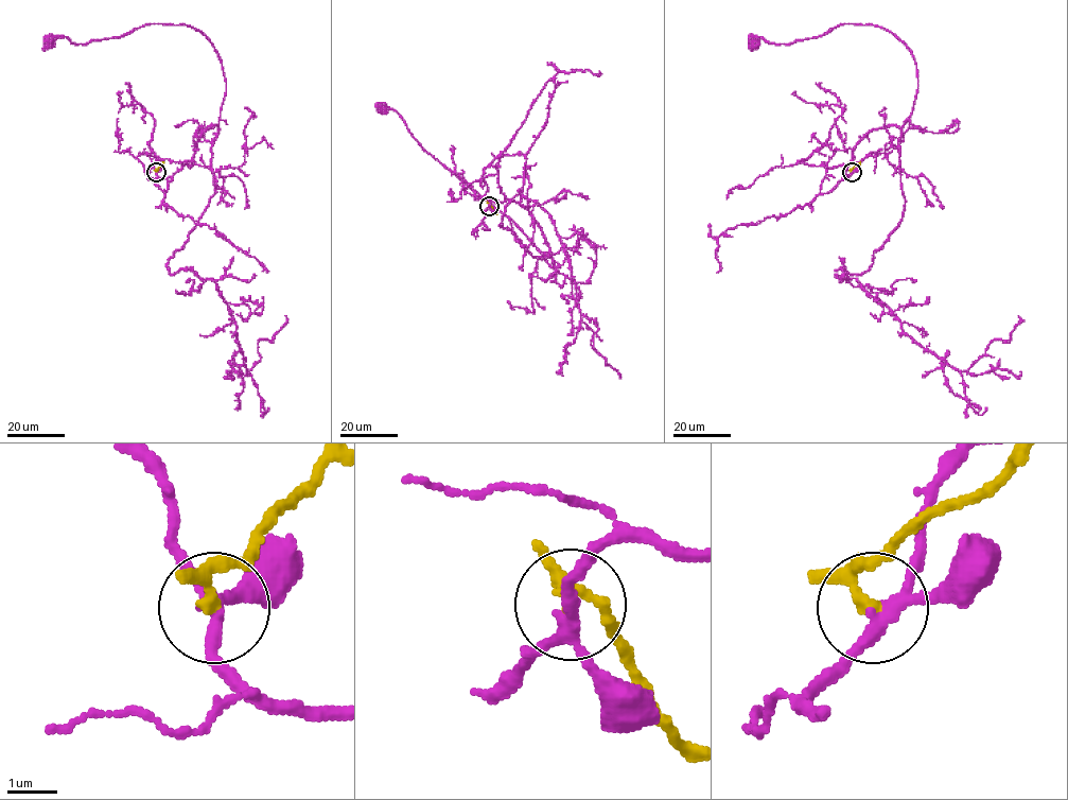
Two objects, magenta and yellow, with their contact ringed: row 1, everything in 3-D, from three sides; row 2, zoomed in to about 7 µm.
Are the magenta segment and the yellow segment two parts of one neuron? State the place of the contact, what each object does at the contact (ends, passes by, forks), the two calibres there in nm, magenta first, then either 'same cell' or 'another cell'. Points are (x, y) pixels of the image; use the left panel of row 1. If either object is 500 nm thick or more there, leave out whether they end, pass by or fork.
at (156, 172); magenta forks there; yellow passes by; 240 nm thick on the magenta side, 190 nm on the other; another cell

